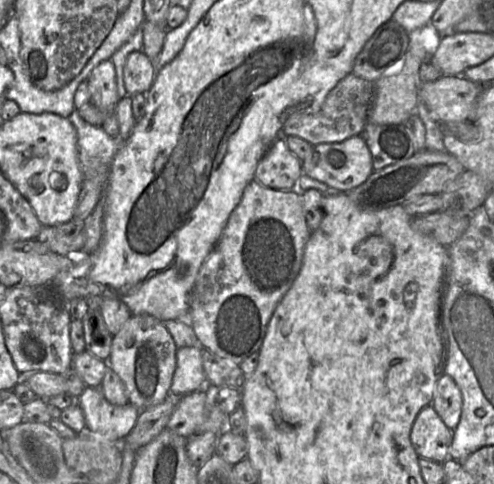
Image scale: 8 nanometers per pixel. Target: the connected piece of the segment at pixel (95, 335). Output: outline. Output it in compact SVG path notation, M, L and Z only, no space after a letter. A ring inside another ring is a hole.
M88 309L82 321L86 351L101 360L107 361L111 353L114 336L106 327L101 309Z

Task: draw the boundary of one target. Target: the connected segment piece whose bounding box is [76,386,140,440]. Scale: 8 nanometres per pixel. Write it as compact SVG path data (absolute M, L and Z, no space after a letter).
M86 386L76 402L83 411L86 430L111 440L125 440L140 414L131 403L116 406L108 402L100 387Z

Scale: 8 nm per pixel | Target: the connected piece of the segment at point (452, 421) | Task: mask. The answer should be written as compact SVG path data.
M444 373L438 379L431 405L450 430L454 430L460 420L463 397L456 382Z

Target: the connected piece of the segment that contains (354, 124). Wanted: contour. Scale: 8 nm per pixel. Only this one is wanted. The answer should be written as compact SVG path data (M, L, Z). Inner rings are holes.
M347 75L327 95L319 111L295 113L288 117L282 127L283 137L298 136L312 145L341 142L355 135L361 135L367 124L374 99L374 83Z

